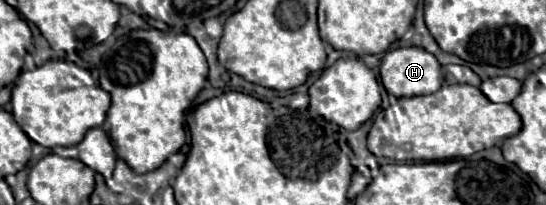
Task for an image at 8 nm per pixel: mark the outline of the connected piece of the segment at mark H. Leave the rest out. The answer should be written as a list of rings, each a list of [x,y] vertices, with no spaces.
[[[421,47],[393,49],[381,59],[381,81],[387,93],[395,97],[431,95],[443,83],[443,69]]]

